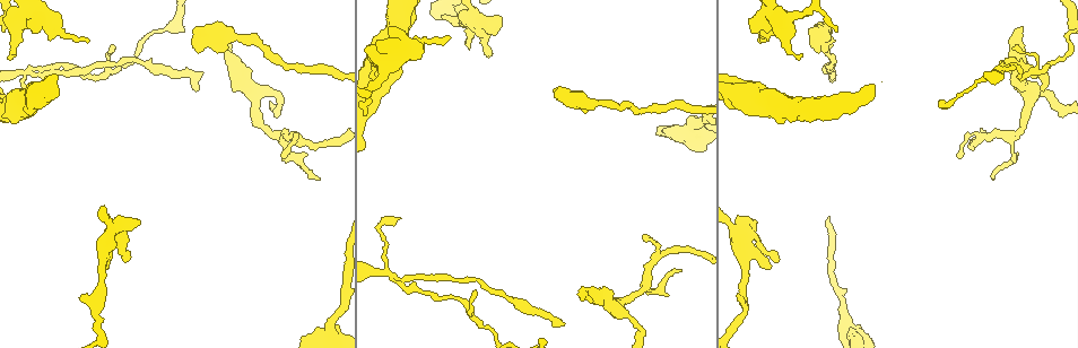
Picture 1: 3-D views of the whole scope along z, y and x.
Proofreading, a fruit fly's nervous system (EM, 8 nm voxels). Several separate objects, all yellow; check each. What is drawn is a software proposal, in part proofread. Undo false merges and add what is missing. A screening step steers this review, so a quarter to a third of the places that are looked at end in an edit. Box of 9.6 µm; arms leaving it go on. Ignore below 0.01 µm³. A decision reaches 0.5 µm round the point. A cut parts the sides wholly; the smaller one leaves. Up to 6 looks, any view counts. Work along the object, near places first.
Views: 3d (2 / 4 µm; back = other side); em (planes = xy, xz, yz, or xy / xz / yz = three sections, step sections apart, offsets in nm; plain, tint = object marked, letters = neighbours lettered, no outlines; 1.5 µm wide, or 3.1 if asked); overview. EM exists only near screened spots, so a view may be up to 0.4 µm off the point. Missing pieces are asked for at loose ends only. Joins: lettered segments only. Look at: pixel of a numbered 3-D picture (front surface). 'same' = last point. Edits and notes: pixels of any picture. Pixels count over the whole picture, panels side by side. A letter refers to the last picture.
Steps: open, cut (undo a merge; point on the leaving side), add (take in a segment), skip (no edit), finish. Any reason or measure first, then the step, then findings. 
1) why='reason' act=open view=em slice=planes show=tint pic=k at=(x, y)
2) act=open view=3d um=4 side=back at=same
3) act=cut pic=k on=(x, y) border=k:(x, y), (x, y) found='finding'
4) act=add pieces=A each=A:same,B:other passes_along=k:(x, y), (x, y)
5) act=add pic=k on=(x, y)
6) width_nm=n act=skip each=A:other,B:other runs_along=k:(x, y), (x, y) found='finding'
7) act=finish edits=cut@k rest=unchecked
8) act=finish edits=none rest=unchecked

why='free end' act=open view=em slice=planes show=letters pic=1 at=(468, 44)

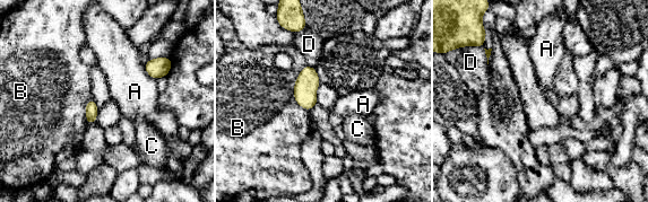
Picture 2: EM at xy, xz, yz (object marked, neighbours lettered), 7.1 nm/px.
longest_contact=B:340nm act=skip each=A:other,B:other,C:other,D:other border=2:(305, 64), (293, 97), (309, 112) found='no lettered segment goes on from it'

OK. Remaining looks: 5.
why='sudden change in width' act=open view=em slice=xy step=4 show=tint pic=1 at=(763, 31)

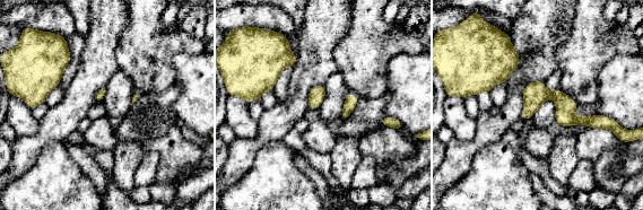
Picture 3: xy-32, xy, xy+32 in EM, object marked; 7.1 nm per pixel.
why='another direction' act=open view=em slice=planes show=letters at=same

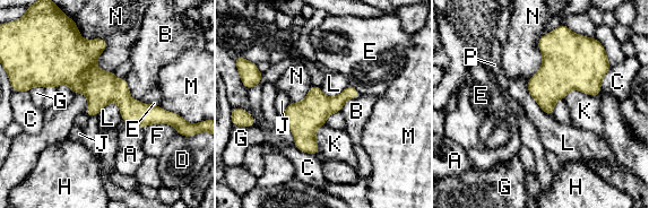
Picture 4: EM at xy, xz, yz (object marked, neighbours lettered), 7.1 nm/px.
act=skip each=A:other,B:other,C:other,D:other,E:other,F:other,G:other,H:other,J:other,K:other,L:other,M:other,N:other,P:other border=4:(528, 78), (527, 92), (552, 116) found='continuous, no second cell'

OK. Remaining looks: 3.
act=open view=em slice=planes show=letters pic=1 at=(581, 297)

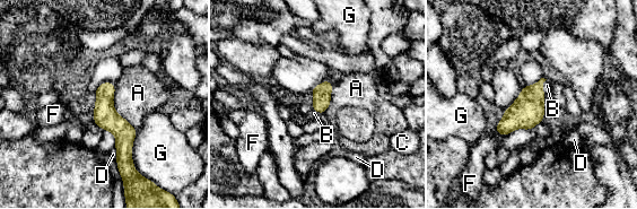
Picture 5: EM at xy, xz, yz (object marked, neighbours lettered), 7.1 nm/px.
act=add pieces=B each=A:other,B:same,C:other,D:other,F:other,G:other passes_along=5:(528, 110), (541, 88), (547, 85) found='the cell continues'

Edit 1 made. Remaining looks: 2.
act=finish edits=add@5 rest=unchecked

